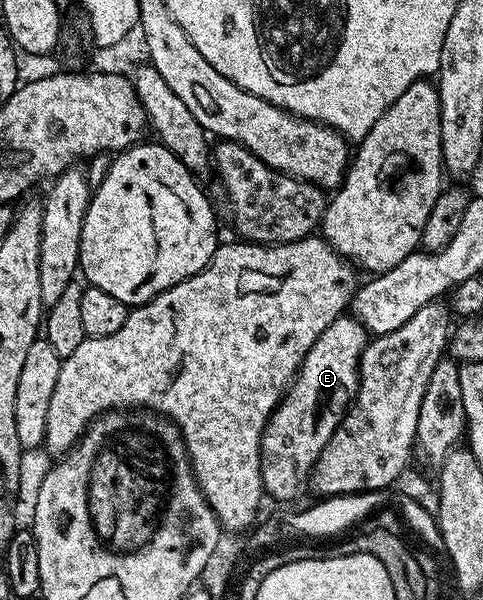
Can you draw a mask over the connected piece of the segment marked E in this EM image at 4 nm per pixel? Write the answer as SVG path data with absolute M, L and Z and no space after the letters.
M342 314L338 320L331 322L319 338L315 338L315 346L307 350L301 363L301 369L293 377L281 403L271 414L261 439L261 487L277 500L293 500L306 487L313 465L316 464L323 446L331 442L331 434L345 421L345 412L357 396L357 377L363 350L369 345L371 336L363 325L352 314Z

